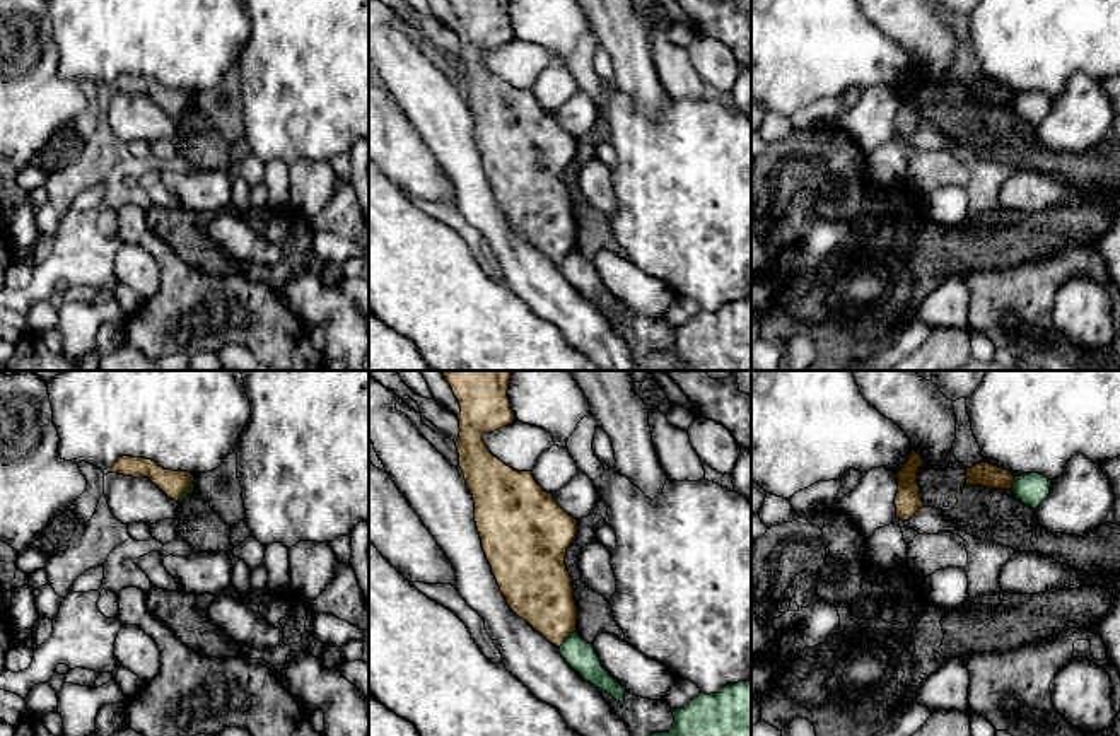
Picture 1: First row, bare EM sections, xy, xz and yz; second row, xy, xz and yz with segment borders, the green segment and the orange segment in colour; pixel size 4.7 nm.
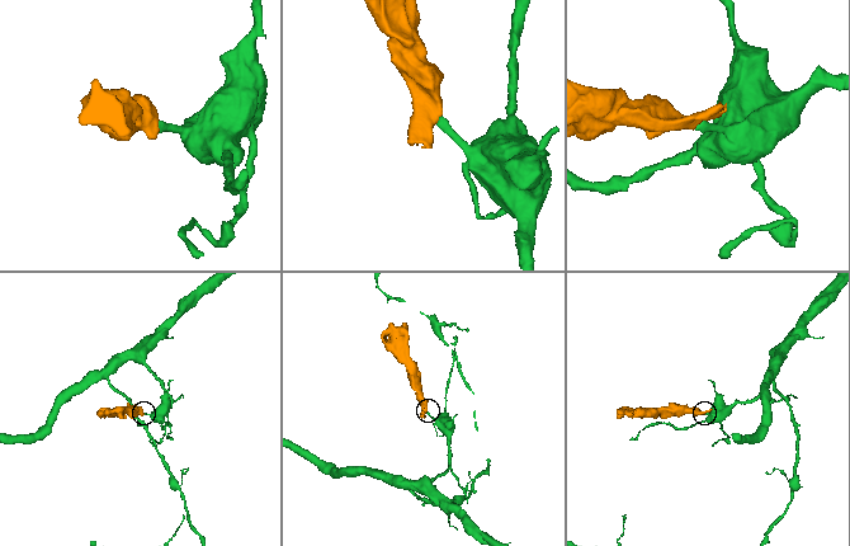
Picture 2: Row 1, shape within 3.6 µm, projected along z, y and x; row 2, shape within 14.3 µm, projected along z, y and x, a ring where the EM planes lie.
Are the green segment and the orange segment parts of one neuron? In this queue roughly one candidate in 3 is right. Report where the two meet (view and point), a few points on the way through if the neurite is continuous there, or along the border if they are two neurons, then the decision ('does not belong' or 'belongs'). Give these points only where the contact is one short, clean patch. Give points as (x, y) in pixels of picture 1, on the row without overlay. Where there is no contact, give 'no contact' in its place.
contact xz (565, 257); border xz (576, 248), (559, 265); does not belong

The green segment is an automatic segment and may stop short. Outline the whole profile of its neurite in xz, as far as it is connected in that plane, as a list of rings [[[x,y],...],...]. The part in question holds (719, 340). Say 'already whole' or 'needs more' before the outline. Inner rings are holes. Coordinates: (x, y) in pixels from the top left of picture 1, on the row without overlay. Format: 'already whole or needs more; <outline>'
already whole; [[[751,297],[722,304],[717,311],[700,311],[688,323],[673,326],[674,342],[669,350],[647,355],[647,371],[751,371]]]

